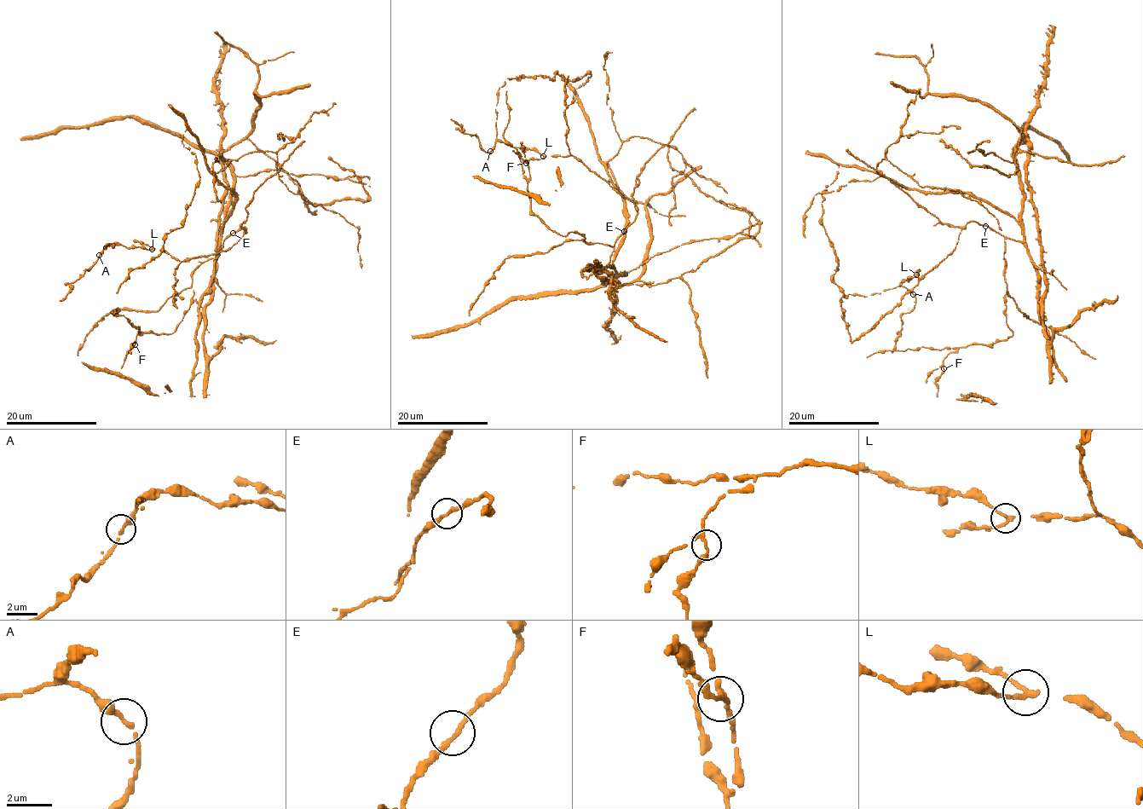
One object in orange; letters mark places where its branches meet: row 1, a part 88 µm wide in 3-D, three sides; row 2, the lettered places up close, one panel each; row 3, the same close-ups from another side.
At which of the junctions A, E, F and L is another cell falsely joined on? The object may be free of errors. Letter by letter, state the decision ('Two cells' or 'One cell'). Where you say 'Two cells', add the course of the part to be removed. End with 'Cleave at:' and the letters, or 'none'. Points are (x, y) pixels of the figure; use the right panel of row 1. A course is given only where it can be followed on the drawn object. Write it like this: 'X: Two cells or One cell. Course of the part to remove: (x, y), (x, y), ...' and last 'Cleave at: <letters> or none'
A: One cell
E: One cell
F: One cell
L: One cell
Cleave at: none

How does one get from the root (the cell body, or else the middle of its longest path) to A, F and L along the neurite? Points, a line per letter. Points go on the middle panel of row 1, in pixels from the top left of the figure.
A: (621, 239), (609, 266), (614, 244), (634, 220), (637, 207), (573, 156), (543, 156), (498, 141), (490, 151)
F: (621, 239), (609, 266), (613, 245), (586, 242), (576, 232), (562, 236), (552, 232), (531, 210), (526, 163)
L: (621, 239), (609, 266), (617, 237), (635, 218), (637, 207), (632, 201), (573, 156), (543, 156)

